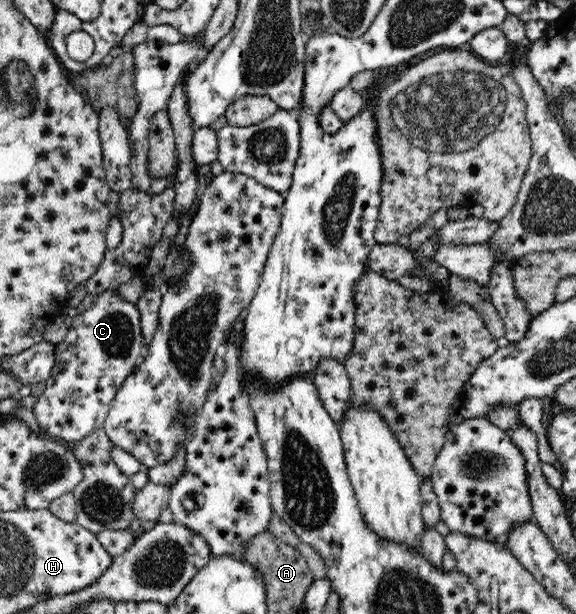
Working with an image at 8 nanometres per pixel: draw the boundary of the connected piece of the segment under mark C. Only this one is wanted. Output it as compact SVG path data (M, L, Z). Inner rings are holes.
M115 289L98 297L91 309L73 314L68 333L60 344L54 346L55 365L51 370L51 375L46 379L43 394L37 397L37 403L33 407L40 431L43 435L57 441L77 443L103 428L117 390L142 359L141 317L136 305L119 298L115 294Z

